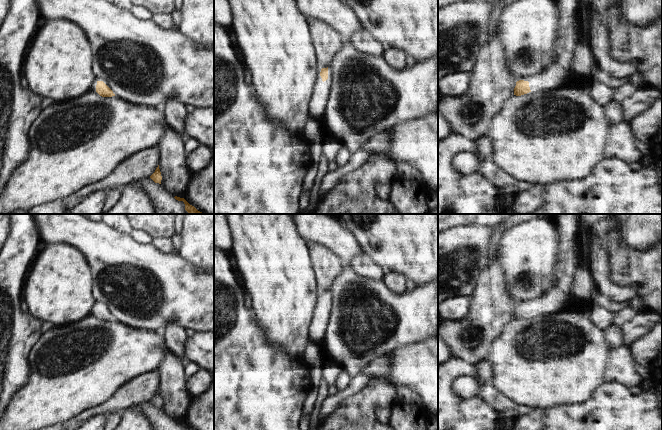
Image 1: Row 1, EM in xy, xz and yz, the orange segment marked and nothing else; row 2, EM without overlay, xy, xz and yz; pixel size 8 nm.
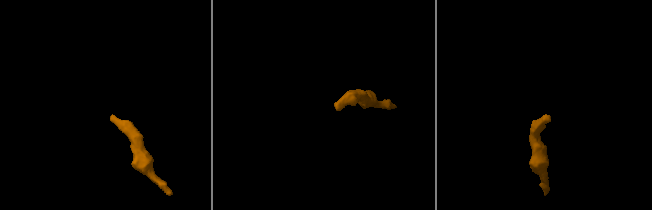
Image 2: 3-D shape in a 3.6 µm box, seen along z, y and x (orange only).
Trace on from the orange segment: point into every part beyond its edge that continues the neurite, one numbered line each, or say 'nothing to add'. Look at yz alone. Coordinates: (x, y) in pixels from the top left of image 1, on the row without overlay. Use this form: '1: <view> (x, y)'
1: yz (569, 225)

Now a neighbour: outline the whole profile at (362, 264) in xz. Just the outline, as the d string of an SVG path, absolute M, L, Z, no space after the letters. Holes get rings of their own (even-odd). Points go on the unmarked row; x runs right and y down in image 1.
M361 253L351 259L349 267L367 279L382 280L385 270L375 265L372 260Z

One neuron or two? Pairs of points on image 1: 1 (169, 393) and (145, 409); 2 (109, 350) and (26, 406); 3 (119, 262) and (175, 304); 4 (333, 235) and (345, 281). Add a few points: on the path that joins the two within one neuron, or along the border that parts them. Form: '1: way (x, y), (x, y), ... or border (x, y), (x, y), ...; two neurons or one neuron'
1: border (159, 408), (173, 419); two neurons
2: way (88, 361), (82, 364), (47, 399); one neuron
3: way (133, 276), (146, 289), (161, 291); one neuron
4: border (343, 265), (348, 266); two neurons

